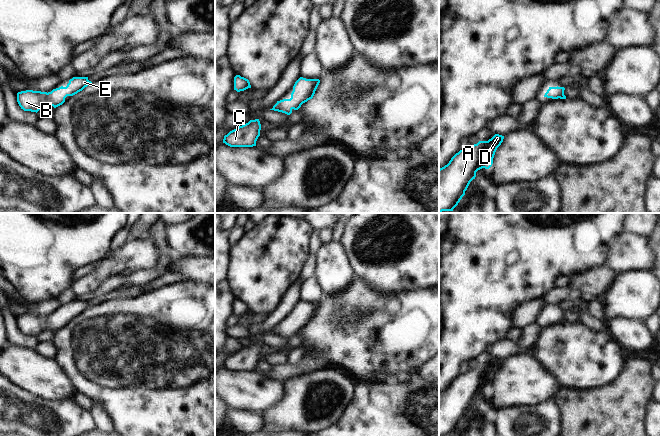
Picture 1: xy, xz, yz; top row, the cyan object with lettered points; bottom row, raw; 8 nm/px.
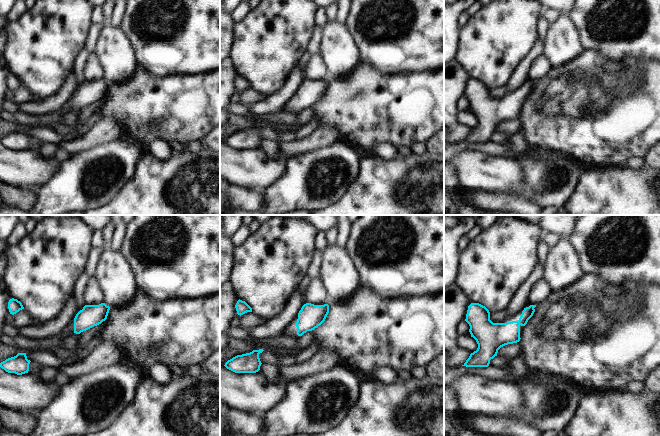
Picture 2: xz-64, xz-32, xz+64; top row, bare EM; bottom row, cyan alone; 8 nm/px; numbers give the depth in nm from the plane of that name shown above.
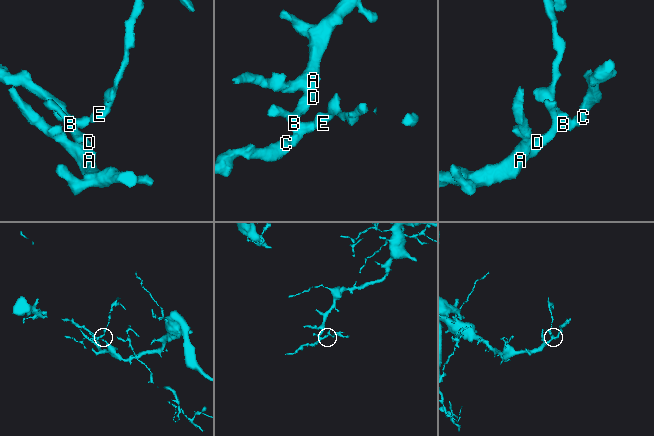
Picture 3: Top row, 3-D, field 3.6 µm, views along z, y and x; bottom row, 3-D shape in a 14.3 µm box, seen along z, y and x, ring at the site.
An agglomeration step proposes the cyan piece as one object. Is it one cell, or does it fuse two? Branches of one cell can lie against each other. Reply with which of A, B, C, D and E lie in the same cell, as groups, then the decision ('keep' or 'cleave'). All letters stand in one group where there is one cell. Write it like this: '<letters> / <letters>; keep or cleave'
A B C D E; keep

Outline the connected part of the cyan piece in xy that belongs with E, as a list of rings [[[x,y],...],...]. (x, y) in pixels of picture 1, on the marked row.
[[[73,77],[66,87],[53,89],[51,92],[26,90],[17,93],[17,102],[24,111],[38,112],[44,105],[54,108],[62,105],[67,96],[73,96],[82,91],[92,82],[88,77]]]

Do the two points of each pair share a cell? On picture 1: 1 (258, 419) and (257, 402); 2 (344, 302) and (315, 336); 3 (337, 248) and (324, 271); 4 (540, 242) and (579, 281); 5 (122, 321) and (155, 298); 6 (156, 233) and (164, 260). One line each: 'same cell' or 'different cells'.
1: different cells
2: same cell
3: same cell
4: different cells
5: same cell
6: same cell

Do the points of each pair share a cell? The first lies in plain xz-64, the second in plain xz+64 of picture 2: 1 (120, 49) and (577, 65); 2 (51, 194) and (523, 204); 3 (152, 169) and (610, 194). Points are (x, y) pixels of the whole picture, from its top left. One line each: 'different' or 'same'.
1: different
2: different
3: same

